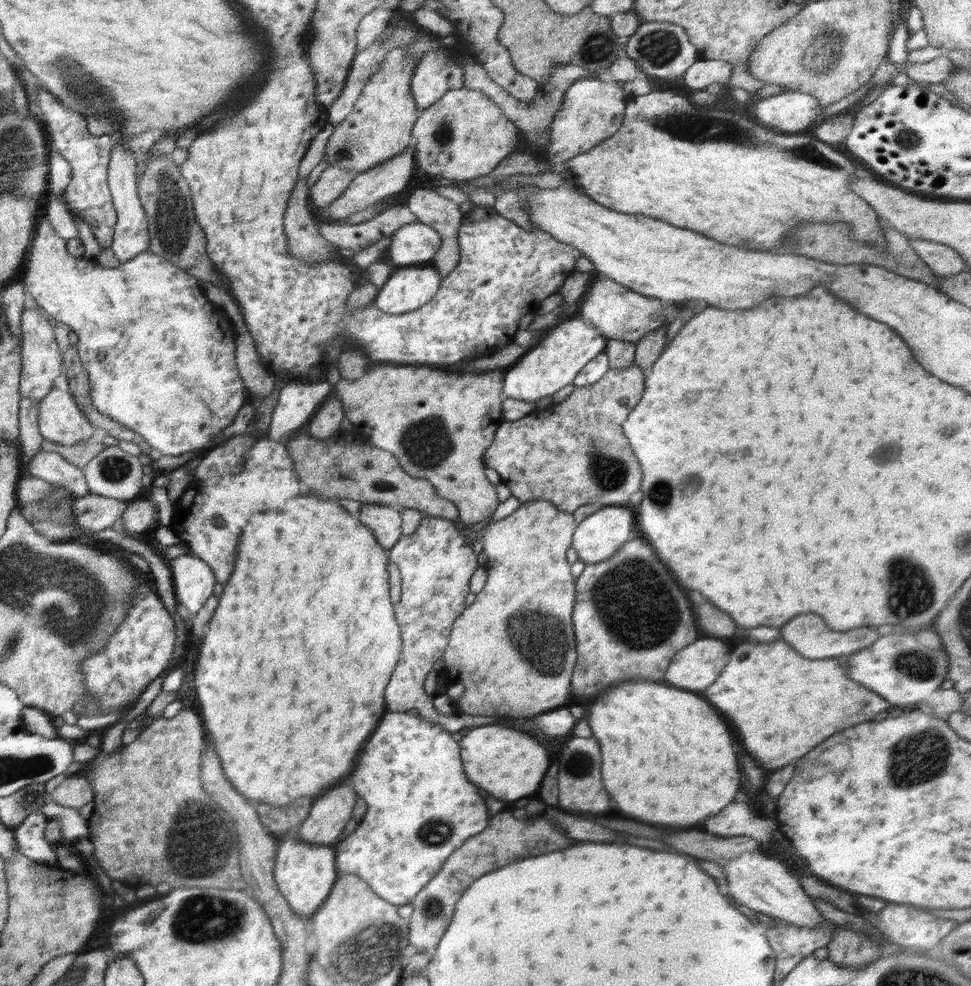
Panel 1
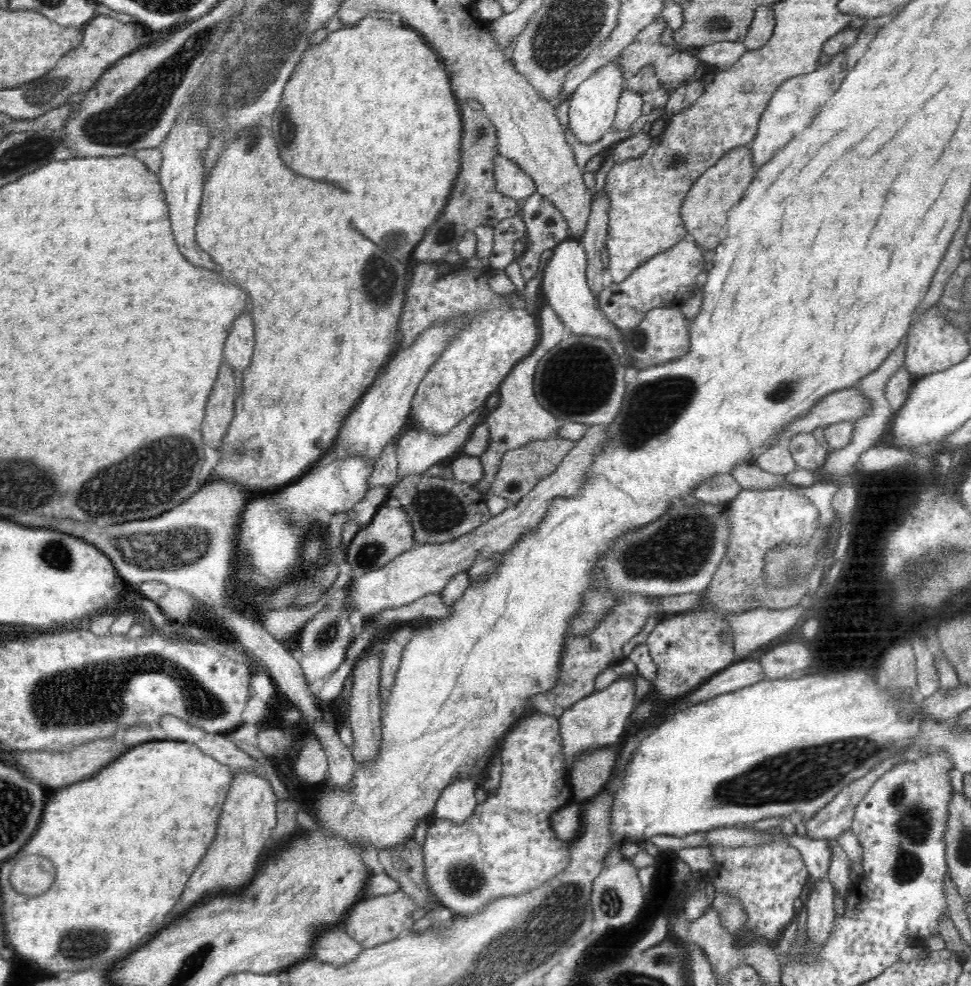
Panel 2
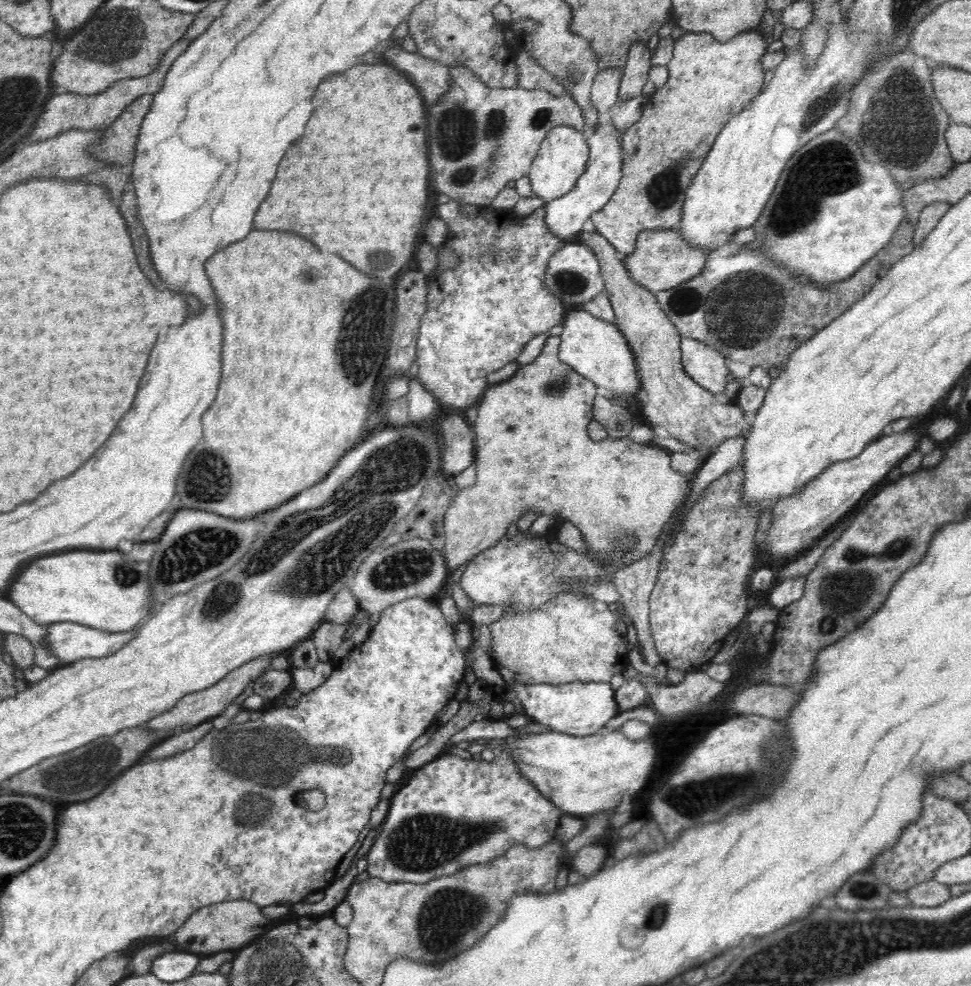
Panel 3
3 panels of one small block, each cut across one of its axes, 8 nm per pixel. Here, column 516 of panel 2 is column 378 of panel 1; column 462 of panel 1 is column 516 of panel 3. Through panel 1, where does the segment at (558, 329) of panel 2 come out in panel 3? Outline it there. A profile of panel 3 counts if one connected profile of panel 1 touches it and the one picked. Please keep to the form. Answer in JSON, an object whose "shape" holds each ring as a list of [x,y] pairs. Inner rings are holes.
{"shape":[[[551,335],[548,337],[541,353],[532,363],[518,366],[517,371],[509,379],[490,385],[480,400],[478,400],[479,408],[477,410],[477,417],[471,426],[474,434],[474,464],[477,479],[474,485],[459,490],[458,496],[456,496],[452,505],[446,510],[447,512],[444,518],[445,548],[442,551],[442,556],[450,574],[460,564],[472,562],[474,557],[496,544],[506,534],[508,526],[513,523],[516,524],[527,512],[538,512],[540,517],[548,515],[557,517],[558,521],[571,522],[576,528],[581,530],[583,541],[589,545],[589,548],[592,548],[592,551],[598,557],[614,559],[615,562],[621,562],[621,564],[632,564],[634,561],[645,558],[653,550],[658,536],[664,530],[664,526],[673,518],[674,511],[678,510],[678,508],[689,500],[688,482],[692,476],[684,476],[680,471],[674,471],[670,467],[670,456],[672,452],[668,449],[657,447],[654,444],[638,444],[629,436],[626,436],[626,438],[610,438],[609,436],[599,441],[594,441],[589,437],[587,426],[591,423],[594,399],[597,397],[600,389],[597,384],[594,384],[585,376],[578,374],[569,364],[562,362],[558,358],[560,344],[561,340],[559,336]],[[626,534],[635,534],[635,542],[637,543],[632,547],[632,552],[623,554],[623,552],[617,552],[615,550],[614,546],[616,546],[616,543],[614,542],[620,540],[620,536],[626,536]]]}

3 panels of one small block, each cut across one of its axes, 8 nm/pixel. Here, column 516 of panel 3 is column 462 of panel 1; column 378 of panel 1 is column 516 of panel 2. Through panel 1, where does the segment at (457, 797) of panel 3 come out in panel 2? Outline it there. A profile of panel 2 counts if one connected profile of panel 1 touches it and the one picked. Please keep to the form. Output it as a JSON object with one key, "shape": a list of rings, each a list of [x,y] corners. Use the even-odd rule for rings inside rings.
{"shape":[[[542,713],[526,716],[504,736],[500,756],[502,778],[498,792],[475,806],[464,822],[452,823],[434,816],[425,834],[423,861],[427,884],[438,903],[456,915],[478,914],[496,898],[530,892],[560,874],[572,860],[569,842],[560,840],[550,825],[550,816],[558,808],[574,802],[571,776],[562,753],[558,718]]]}

